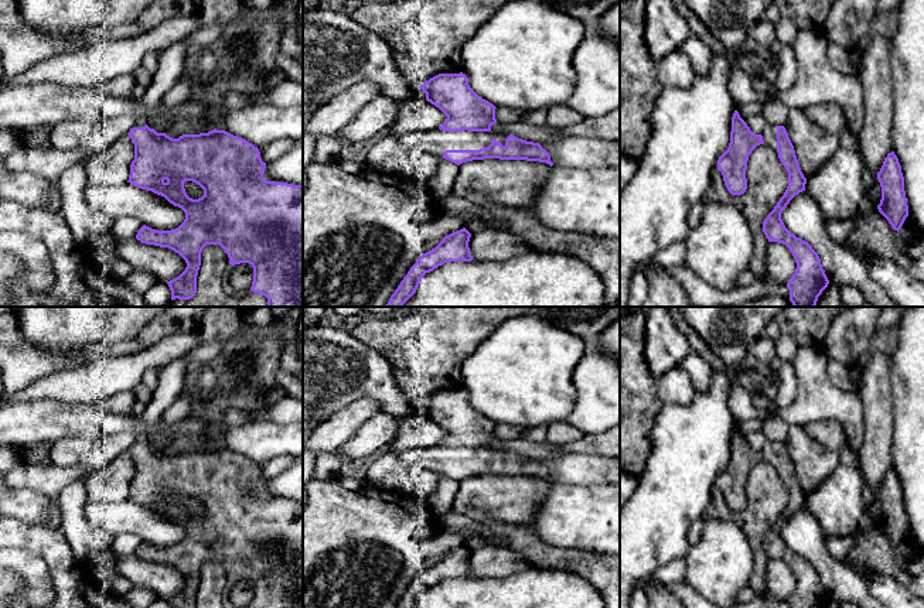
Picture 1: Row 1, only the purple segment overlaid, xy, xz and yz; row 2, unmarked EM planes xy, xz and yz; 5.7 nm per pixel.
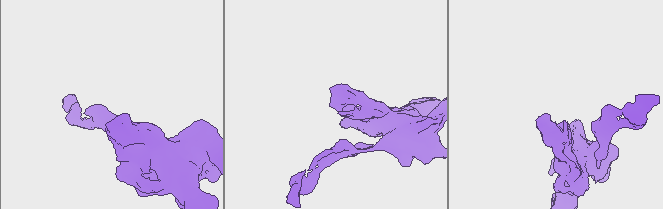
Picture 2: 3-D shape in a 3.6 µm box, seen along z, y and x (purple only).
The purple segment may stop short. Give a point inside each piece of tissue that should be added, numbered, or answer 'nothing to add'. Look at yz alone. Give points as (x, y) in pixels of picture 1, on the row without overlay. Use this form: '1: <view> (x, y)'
1: yz (769, 451)

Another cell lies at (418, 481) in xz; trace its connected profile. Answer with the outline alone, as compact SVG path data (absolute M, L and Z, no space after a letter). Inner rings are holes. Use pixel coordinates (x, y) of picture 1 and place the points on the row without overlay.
M410 465L405 468L400 486L406 493L423 501L437 488L440 475L422 465Z

